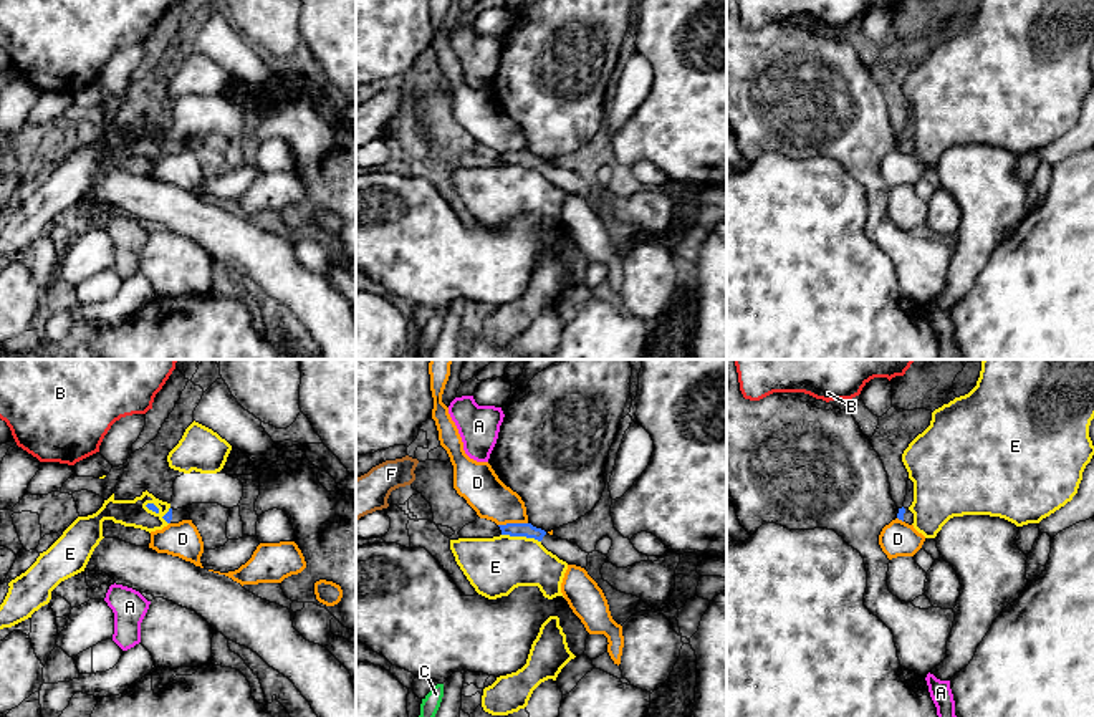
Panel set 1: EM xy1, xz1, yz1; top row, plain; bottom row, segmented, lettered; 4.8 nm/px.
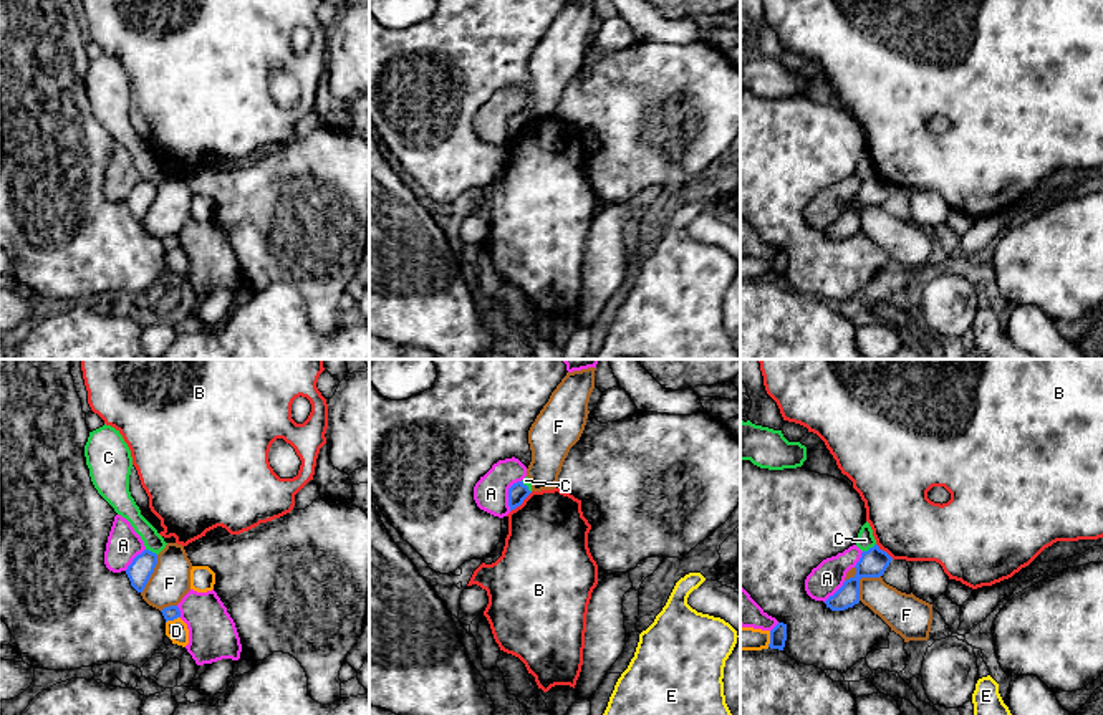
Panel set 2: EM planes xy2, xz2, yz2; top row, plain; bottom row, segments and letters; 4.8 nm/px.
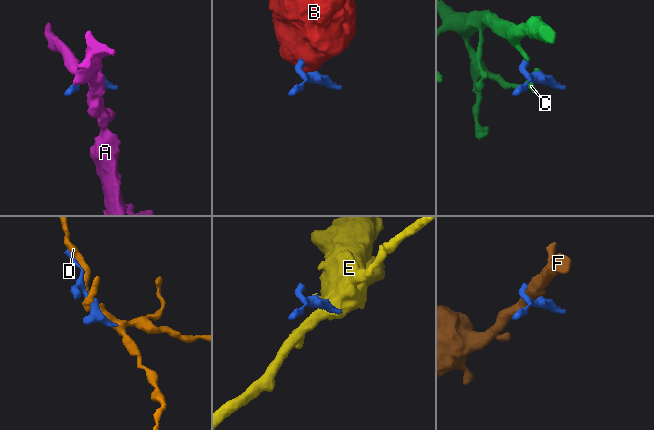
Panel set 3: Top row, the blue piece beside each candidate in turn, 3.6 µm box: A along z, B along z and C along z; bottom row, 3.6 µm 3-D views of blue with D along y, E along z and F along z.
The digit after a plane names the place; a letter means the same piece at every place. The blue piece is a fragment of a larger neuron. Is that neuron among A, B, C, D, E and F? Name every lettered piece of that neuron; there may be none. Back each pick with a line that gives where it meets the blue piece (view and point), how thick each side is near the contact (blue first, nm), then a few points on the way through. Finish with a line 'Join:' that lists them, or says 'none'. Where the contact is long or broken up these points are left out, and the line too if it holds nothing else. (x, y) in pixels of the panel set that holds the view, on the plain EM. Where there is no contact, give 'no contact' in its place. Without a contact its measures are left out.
Join: none

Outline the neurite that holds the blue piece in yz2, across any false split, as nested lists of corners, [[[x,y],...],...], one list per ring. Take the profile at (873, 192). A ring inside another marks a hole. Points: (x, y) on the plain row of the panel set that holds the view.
[[[878,174],[861,182],[856,192],[856,204],[843,212],[843,215],[830,225],[825,233],[831,240],[845,240],[860,232],[860,209],[861,207],[879,207],[891,192],[891,185],[883,180]]]

